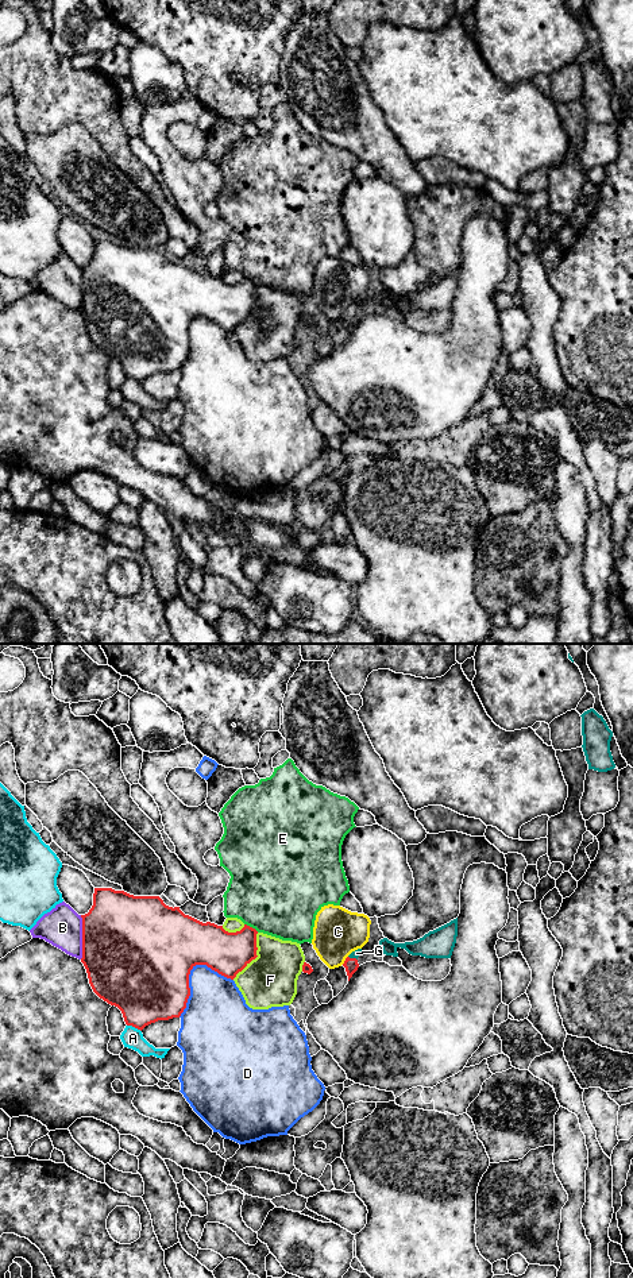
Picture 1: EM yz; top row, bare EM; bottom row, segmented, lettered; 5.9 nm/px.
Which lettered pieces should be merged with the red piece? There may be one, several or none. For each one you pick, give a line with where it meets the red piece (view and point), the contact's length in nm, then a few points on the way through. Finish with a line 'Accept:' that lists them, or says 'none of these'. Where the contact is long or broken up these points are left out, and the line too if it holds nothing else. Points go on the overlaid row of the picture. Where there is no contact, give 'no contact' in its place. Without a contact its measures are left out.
G: meets red in yz at (352, 958); contact 60 nm long; runs through yz (351, 965), (352, 958), (356, 953)
Accept: G

